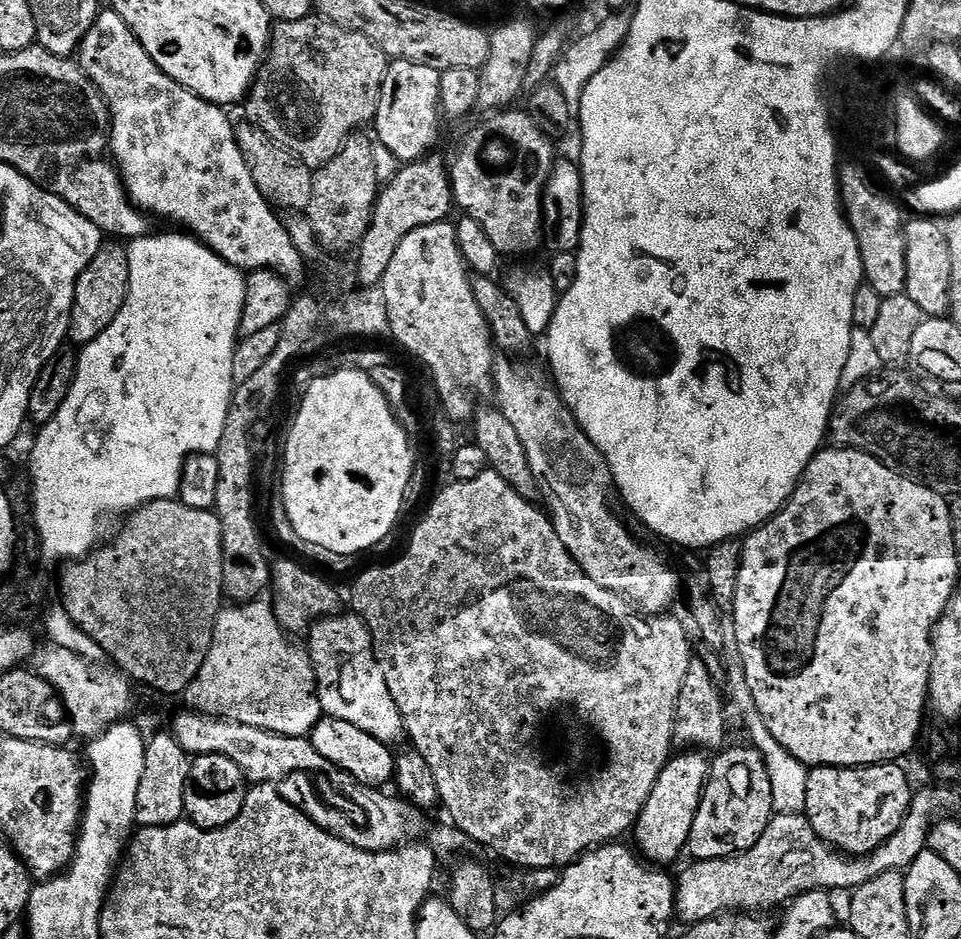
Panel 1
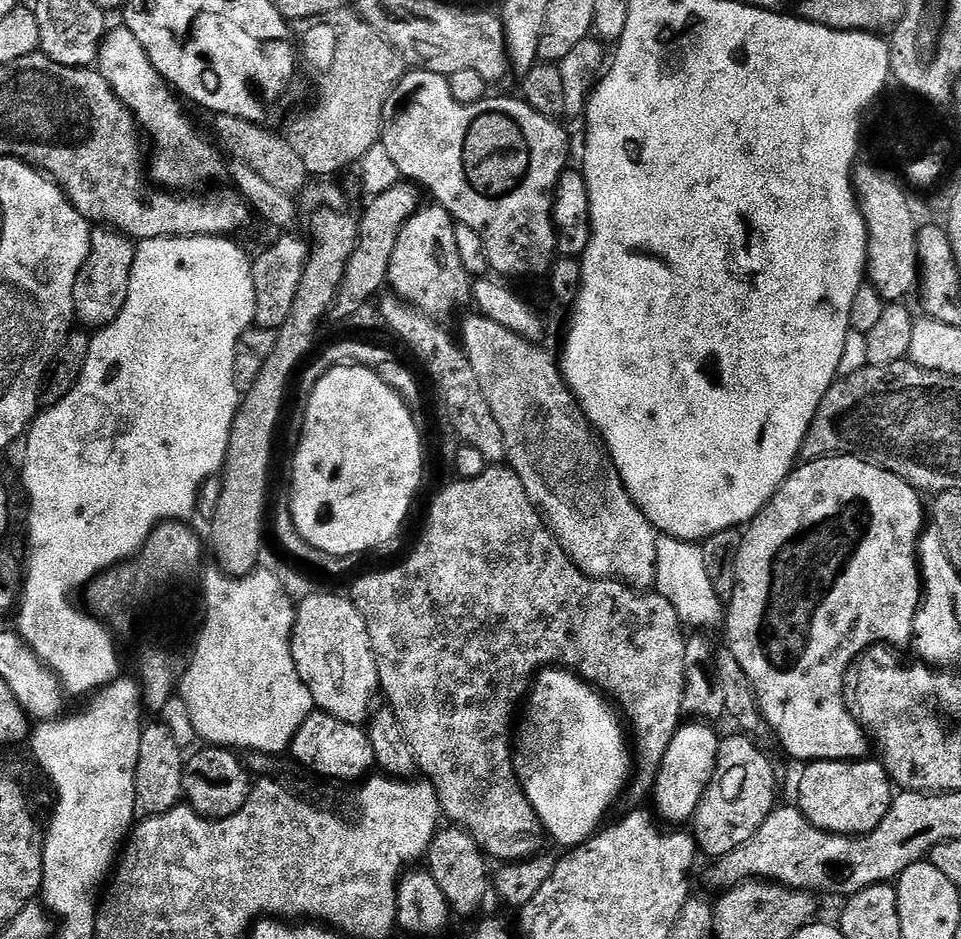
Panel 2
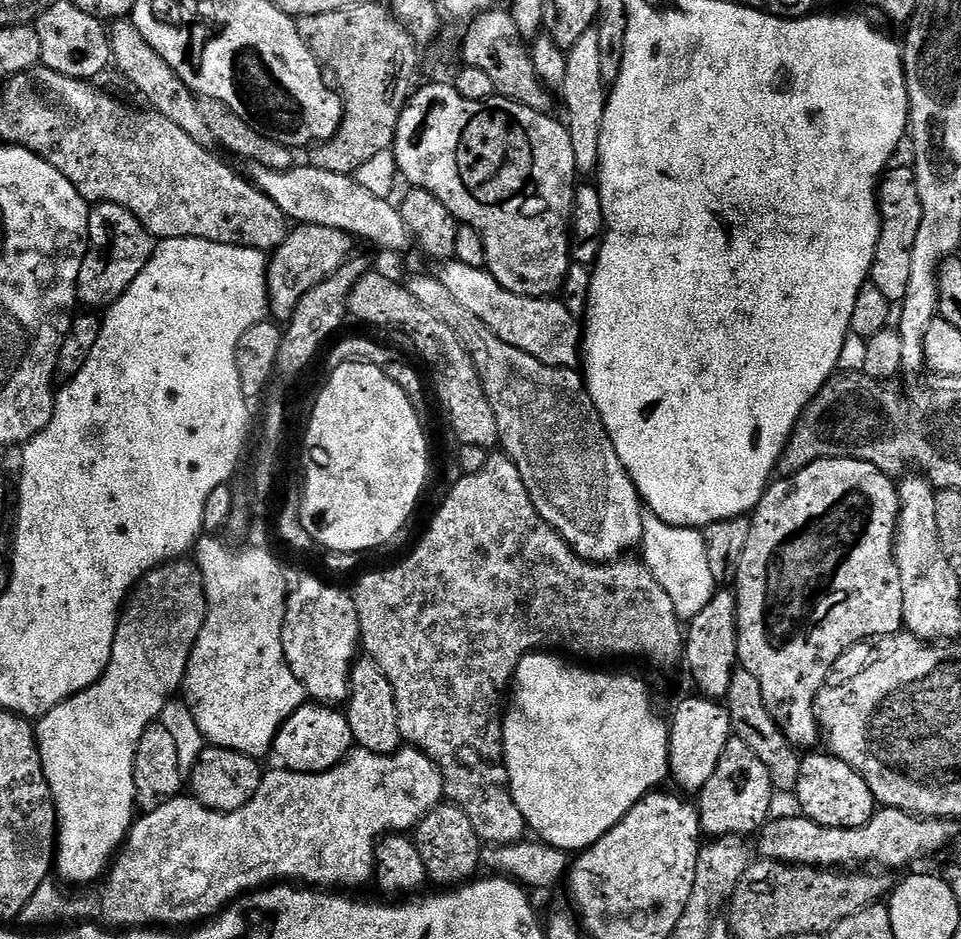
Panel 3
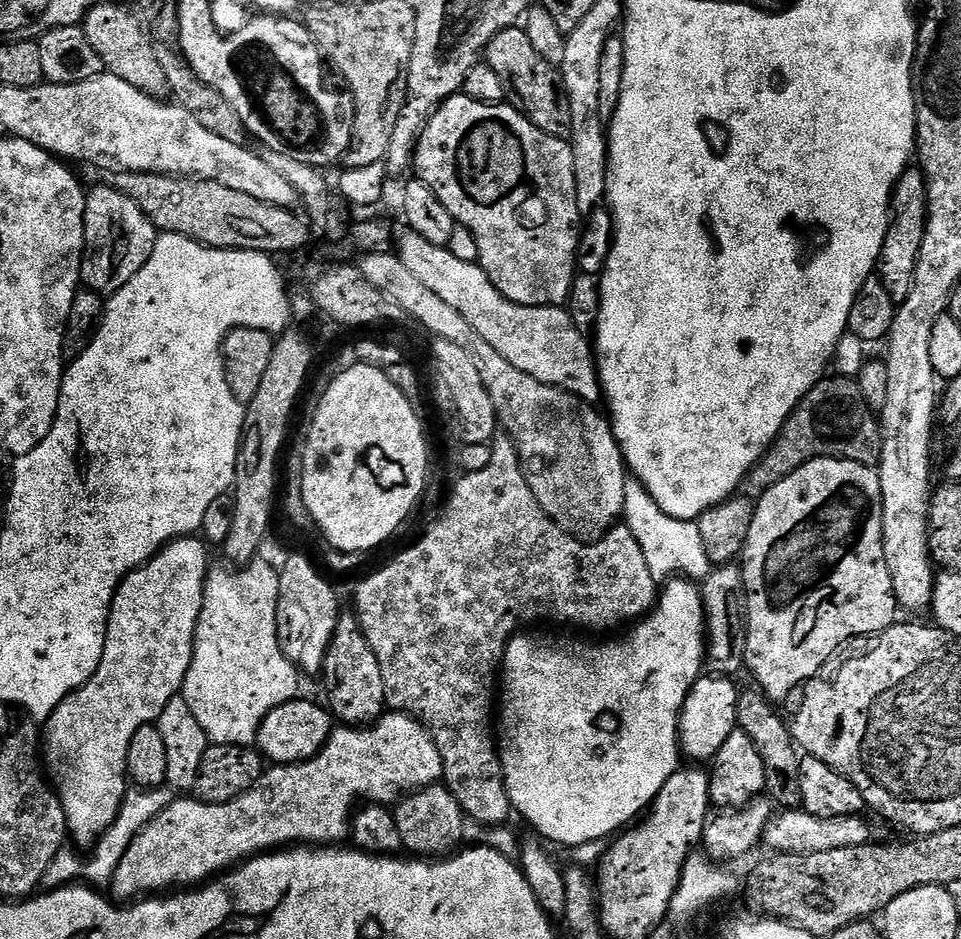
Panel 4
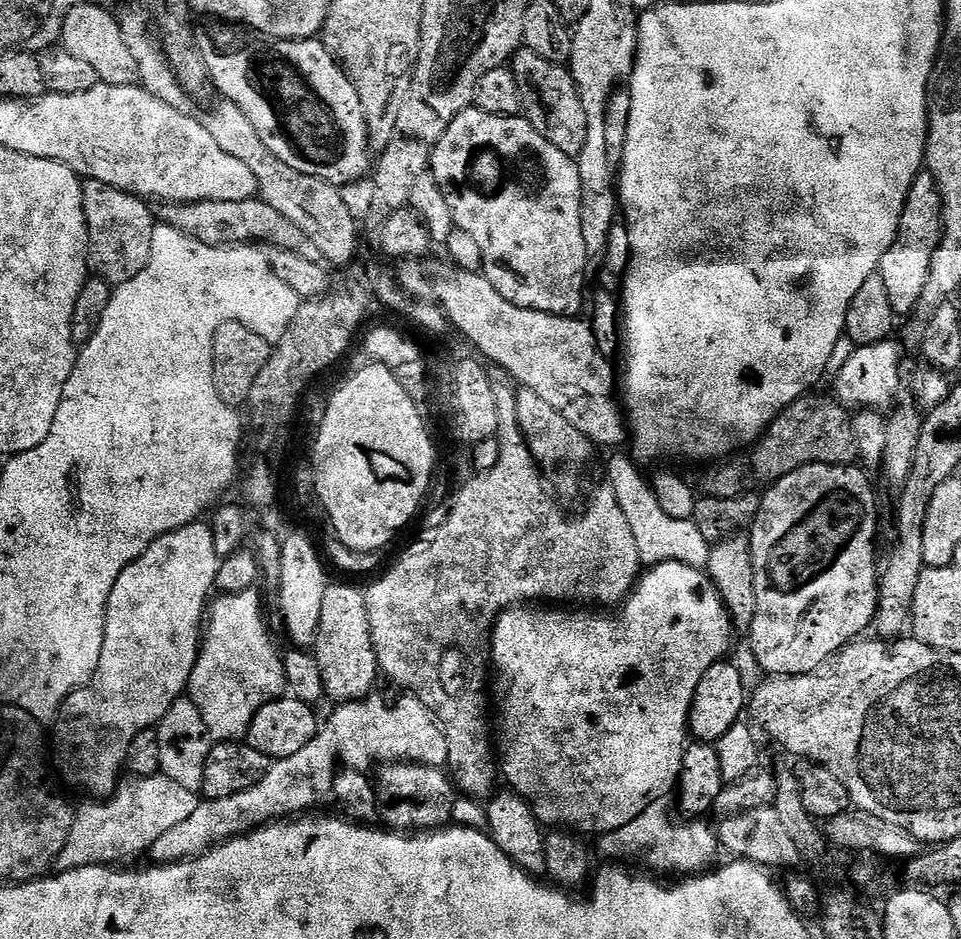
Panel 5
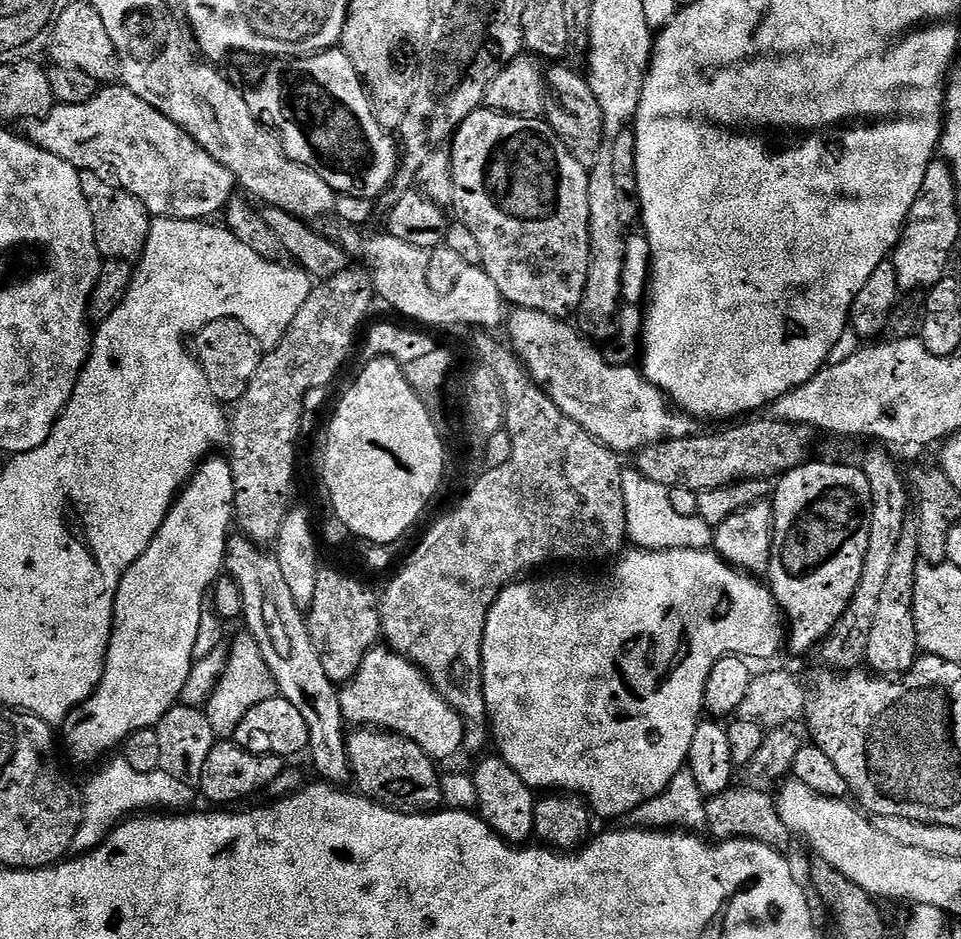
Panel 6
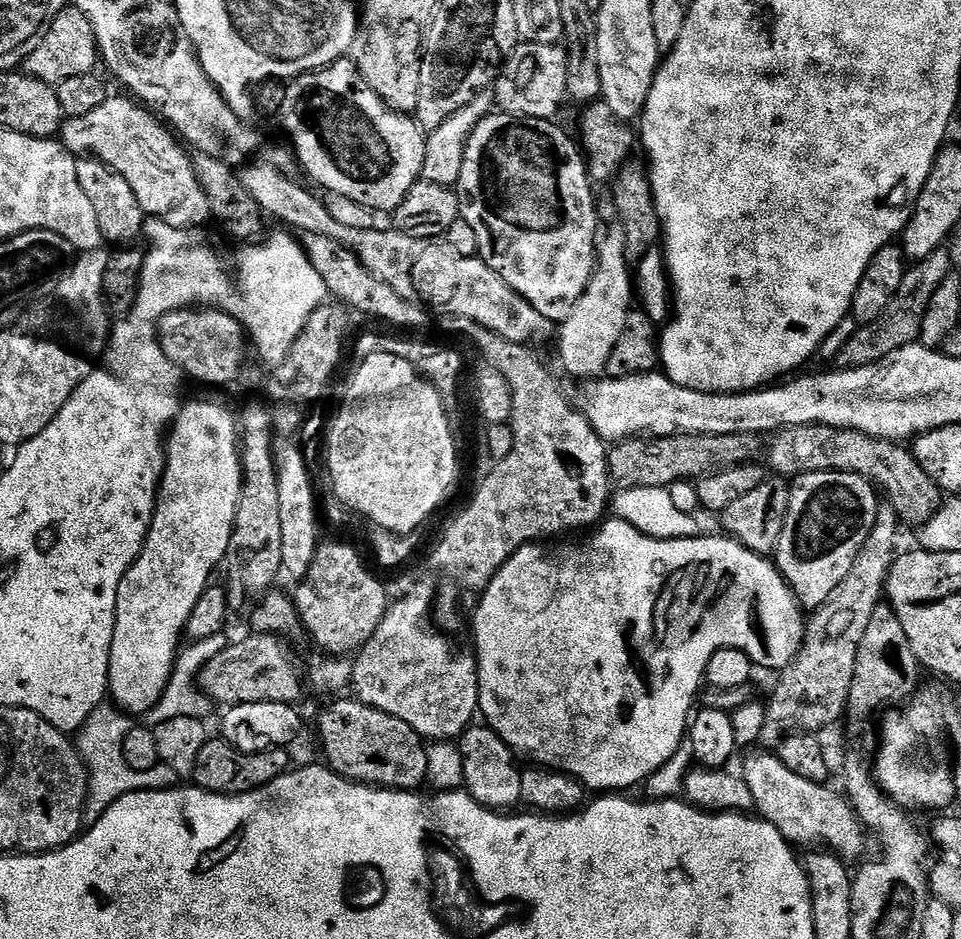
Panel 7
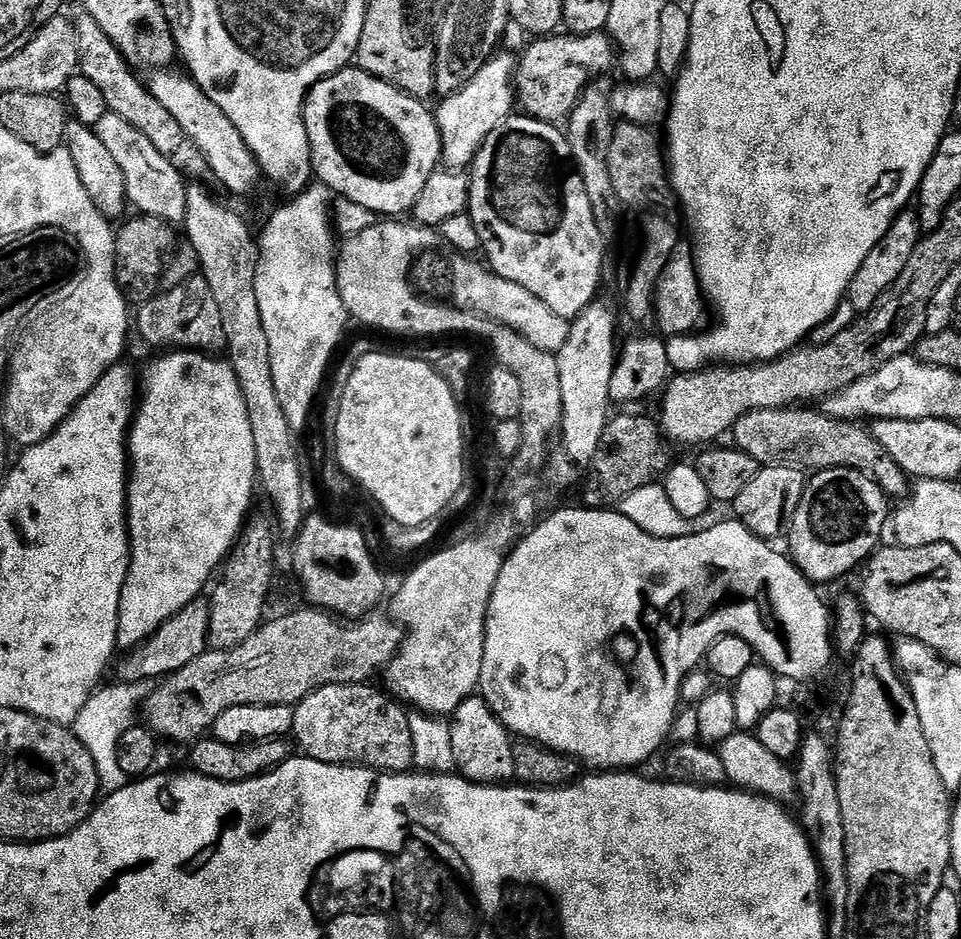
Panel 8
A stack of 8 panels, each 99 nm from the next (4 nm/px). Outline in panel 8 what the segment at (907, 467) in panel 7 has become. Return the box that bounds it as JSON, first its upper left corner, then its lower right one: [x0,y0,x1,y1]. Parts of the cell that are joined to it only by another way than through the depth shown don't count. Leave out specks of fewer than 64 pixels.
[730,406,910,498]

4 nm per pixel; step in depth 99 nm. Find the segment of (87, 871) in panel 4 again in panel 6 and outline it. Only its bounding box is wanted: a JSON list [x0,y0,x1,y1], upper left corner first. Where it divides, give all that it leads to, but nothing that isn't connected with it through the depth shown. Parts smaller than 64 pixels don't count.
[73,758,198,854]

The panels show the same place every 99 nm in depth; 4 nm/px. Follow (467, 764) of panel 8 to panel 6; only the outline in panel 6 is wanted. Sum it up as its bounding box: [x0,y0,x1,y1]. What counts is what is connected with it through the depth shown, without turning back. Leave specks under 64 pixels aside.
[470,755,538,845]

